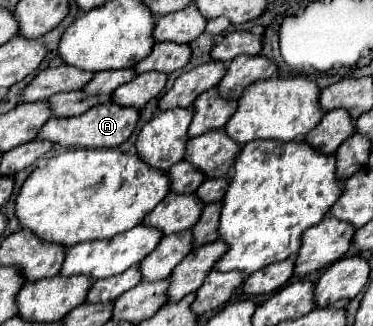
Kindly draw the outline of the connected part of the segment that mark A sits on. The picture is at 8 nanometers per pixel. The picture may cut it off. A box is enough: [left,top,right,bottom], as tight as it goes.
[37,103,139,149]

